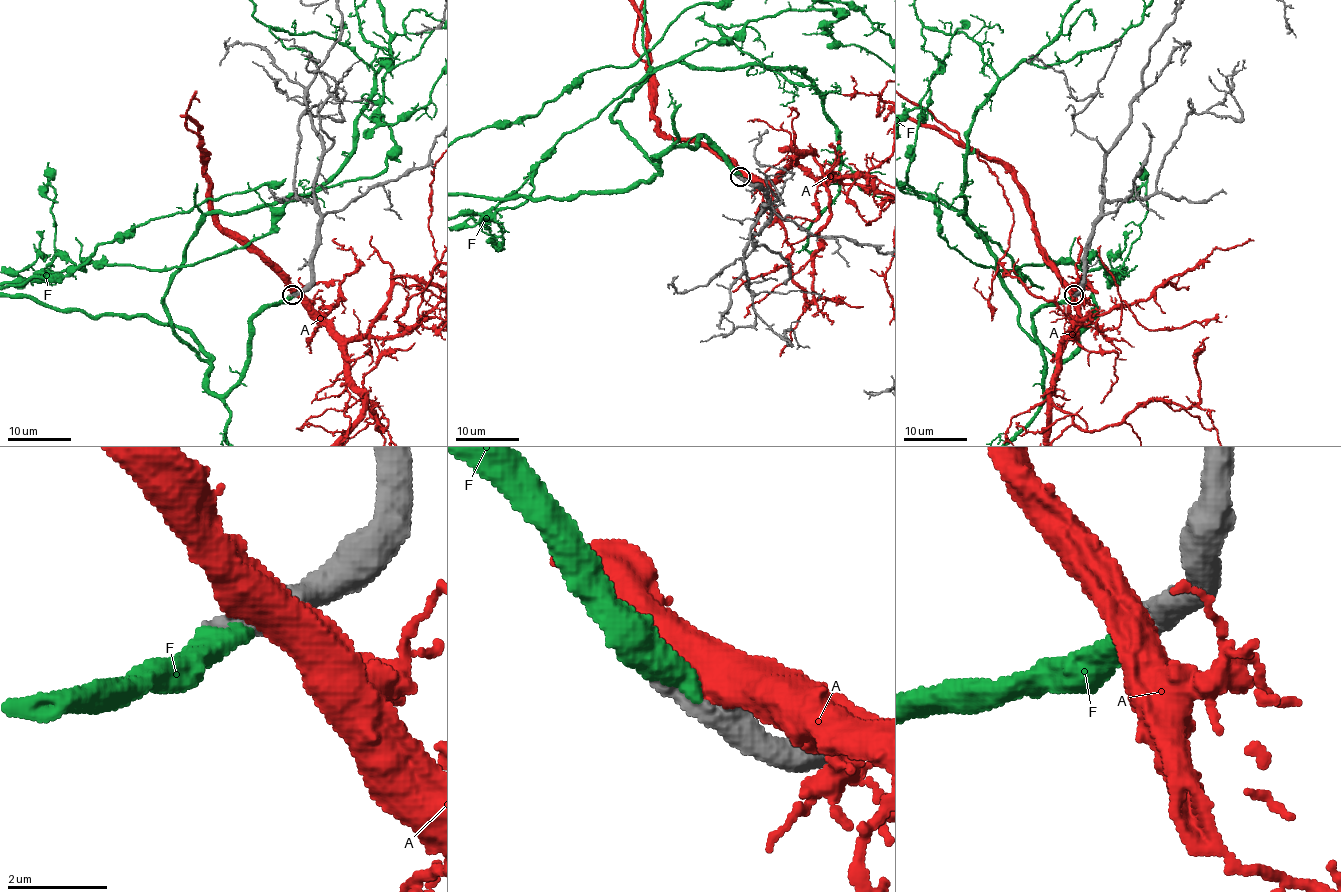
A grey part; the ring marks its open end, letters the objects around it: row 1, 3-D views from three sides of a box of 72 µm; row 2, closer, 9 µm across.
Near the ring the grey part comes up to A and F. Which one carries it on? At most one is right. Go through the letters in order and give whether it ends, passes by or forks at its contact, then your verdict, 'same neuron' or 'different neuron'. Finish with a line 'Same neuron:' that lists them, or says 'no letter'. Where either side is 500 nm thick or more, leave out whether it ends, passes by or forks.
A: different neuron
F: same neuron
Same neuron: F

